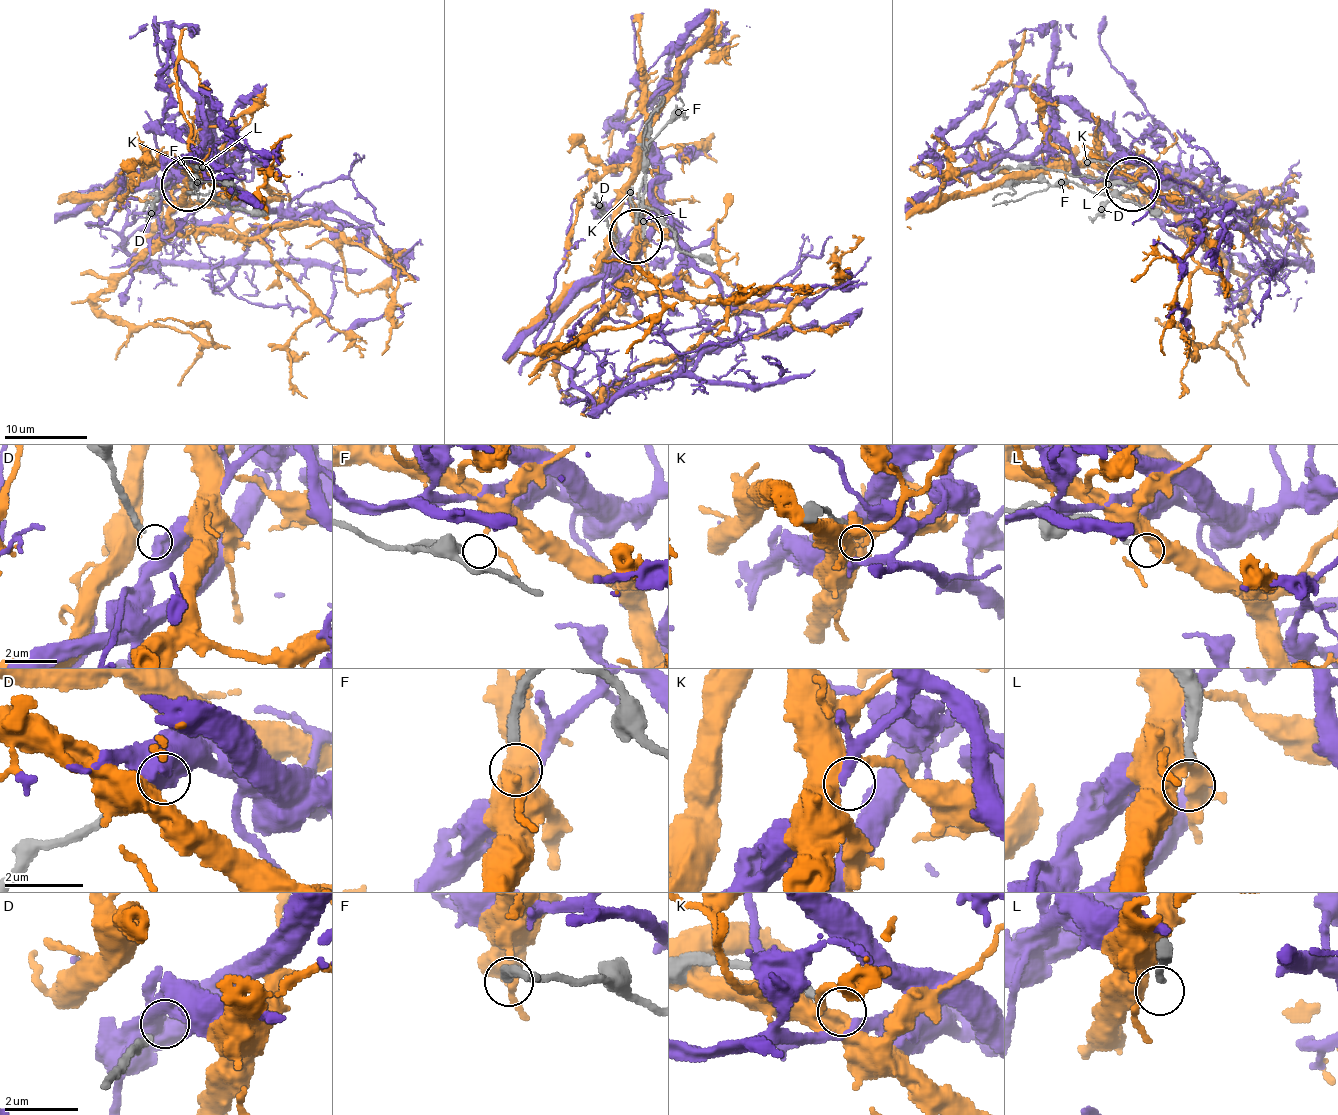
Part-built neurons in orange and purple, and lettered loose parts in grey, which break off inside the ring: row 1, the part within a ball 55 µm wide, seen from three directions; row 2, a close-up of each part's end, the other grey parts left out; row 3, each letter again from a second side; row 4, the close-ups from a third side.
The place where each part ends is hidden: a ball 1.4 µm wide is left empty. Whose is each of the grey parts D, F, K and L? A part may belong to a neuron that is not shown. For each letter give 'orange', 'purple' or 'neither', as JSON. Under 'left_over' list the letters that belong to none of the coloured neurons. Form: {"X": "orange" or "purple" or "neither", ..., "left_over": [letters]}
{"D": "purple", "F": "neither", "K": "neither", "L": "neither", "left_over": ["F", "K", "L"]}

